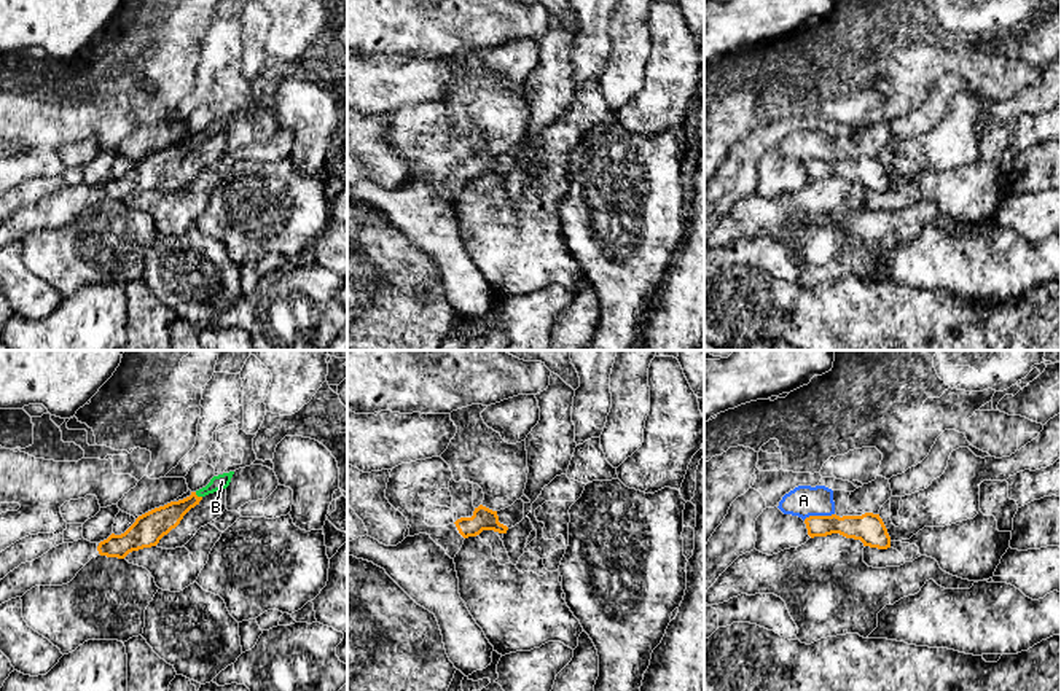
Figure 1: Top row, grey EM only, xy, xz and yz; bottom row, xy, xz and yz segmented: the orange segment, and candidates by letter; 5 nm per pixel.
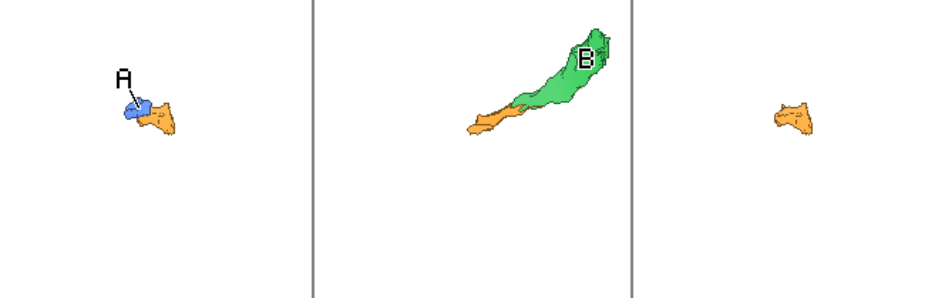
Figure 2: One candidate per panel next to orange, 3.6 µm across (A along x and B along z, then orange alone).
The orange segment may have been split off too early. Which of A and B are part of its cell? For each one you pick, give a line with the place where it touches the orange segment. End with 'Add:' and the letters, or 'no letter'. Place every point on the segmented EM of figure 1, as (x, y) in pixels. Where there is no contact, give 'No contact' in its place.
B: Touches orange at xy (196, 495)
Add: B

